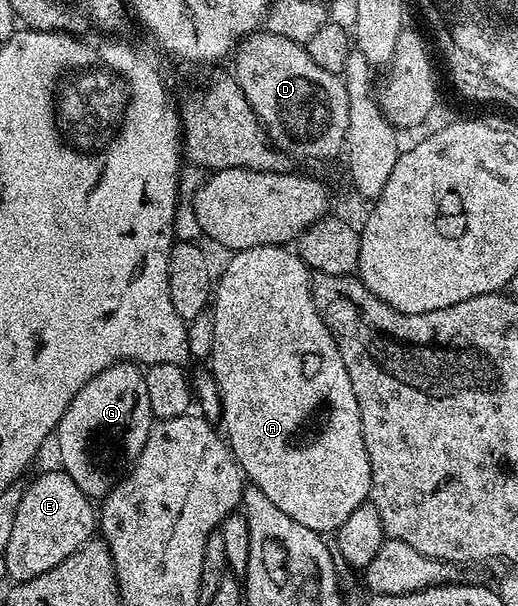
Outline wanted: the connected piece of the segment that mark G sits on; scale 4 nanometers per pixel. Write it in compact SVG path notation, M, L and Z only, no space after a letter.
M131 361L114 363L106 367L106 371L94 375L94 379L90 379L90 383L86 383L86 387L82 387L82 391L74 395L70 407L66 407L66 415L62 415L54 434L56 449L60 452L59 468L68 473L74 483L78 483L87 497L103 499L138 459L142 447L146 447L146 439L153 424L150 395L146 395L144 369Z

